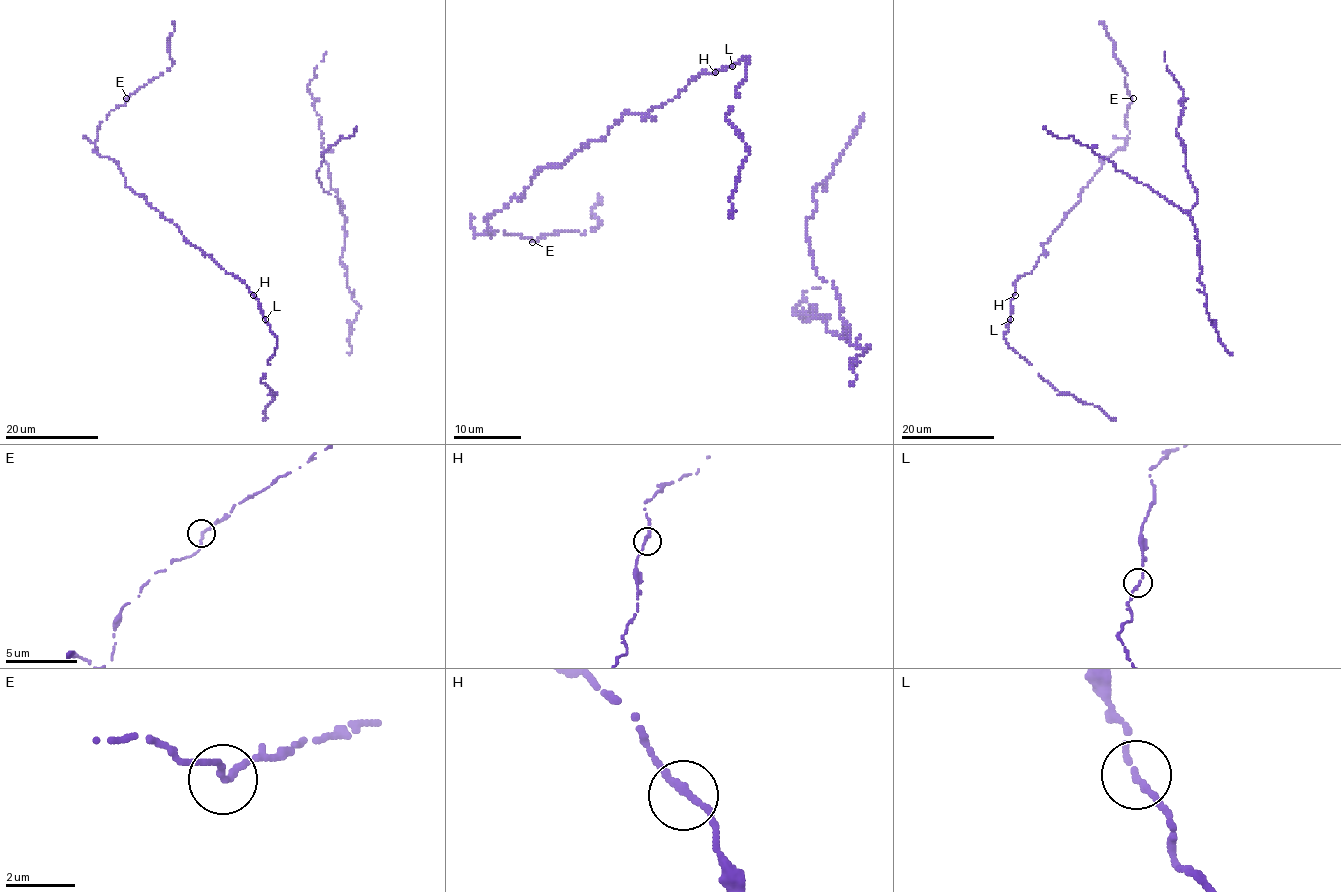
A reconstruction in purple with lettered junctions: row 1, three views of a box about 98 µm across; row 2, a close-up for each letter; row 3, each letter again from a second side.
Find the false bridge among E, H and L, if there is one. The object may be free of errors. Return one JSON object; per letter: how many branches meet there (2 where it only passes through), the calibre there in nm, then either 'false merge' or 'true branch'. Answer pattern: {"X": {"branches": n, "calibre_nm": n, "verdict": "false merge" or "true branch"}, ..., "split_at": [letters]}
{"E": {"branches": 2, "calibre_nm": 200, "verdict": "true branch"}, "H": {"branches": 2, "calibre_nm": 220, "verdict": "true branch"}, "L": {"branches": 2, "calibre_nm": 180, "verdict": "true branch"}, "split_at": []}

